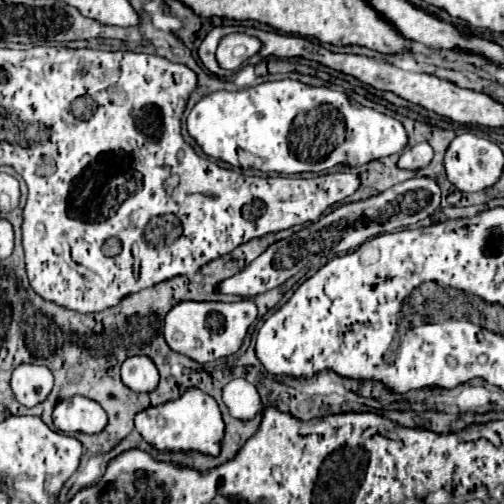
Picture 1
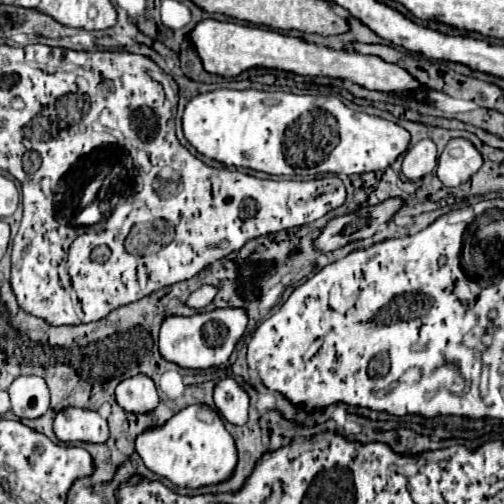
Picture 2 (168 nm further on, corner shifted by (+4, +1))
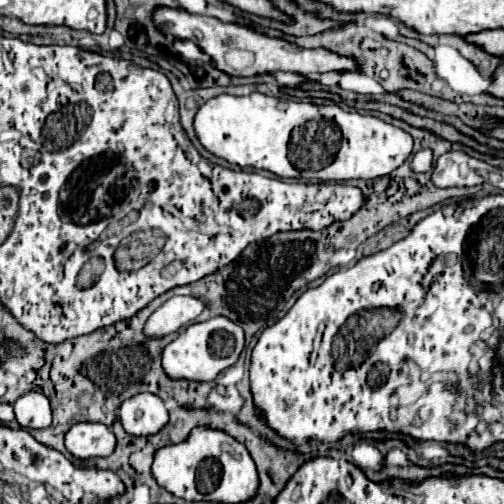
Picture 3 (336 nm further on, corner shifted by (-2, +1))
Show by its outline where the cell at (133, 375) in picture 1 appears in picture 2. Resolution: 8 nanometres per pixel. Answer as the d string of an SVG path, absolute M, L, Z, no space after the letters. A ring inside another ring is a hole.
M130 377L116 387L116 401L126 413L146 415L158 407L158 393L150 377Z

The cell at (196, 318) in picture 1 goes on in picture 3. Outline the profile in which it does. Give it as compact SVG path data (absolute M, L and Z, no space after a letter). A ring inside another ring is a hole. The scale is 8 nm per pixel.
M212 317L202 323L192 323L164 347L162 367L172 379L212 381L220 371L232 367L244 349L244 329L228 317Z

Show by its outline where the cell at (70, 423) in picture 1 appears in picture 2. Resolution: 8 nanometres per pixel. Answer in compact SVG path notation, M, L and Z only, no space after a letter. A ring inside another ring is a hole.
M68 407L56 415L54 433L64 443L104 443L108 425L96 411Z

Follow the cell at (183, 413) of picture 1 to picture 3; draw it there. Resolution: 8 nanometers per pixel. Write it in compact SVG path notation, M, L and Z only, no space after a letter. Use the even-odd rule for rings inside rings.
M206 425L194 427L184 441L158 449L154 453L152 473L160 487L186 501L238 503L252 499L258 489L258 473L248 449L222 429Z

